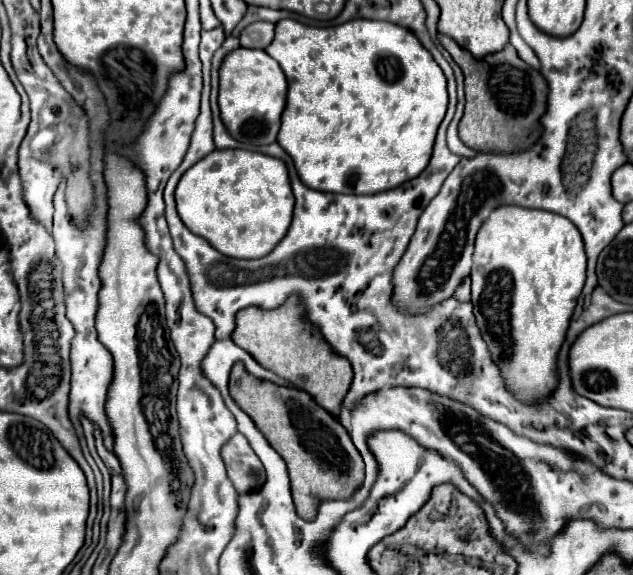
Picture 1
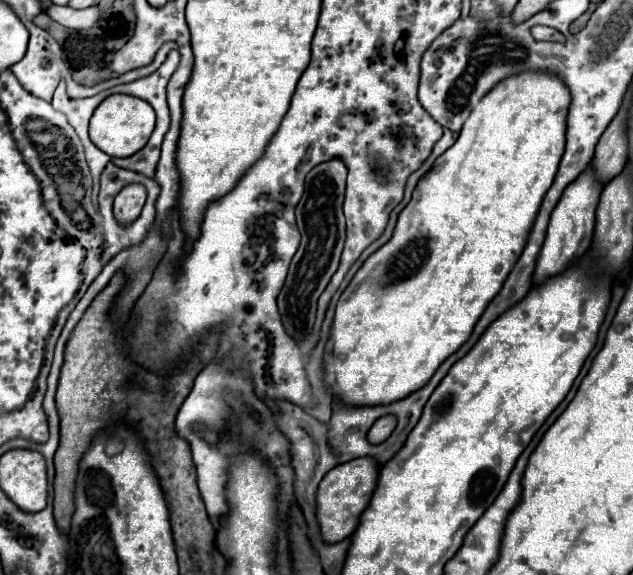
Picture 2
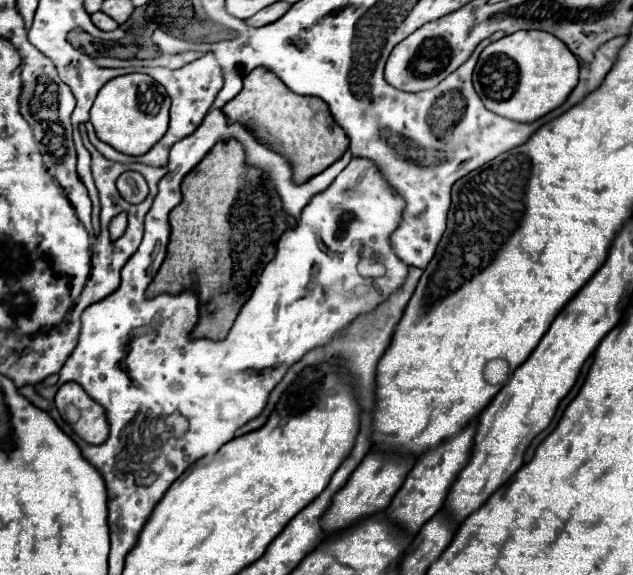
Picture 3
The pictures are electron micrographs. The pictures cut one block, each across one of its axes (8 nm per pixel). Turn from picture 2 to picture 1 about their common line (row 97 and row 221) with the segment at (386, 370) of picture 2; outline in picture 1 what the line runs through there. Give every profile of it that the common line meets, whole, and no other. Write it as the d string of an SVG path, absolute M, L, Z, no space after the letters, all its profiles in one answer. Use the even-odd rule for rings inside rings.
M496 208L476 236L472 258L476 324L516 400L538 406L558 388L558 352L586 280L586 252L568 218L546 210Z

